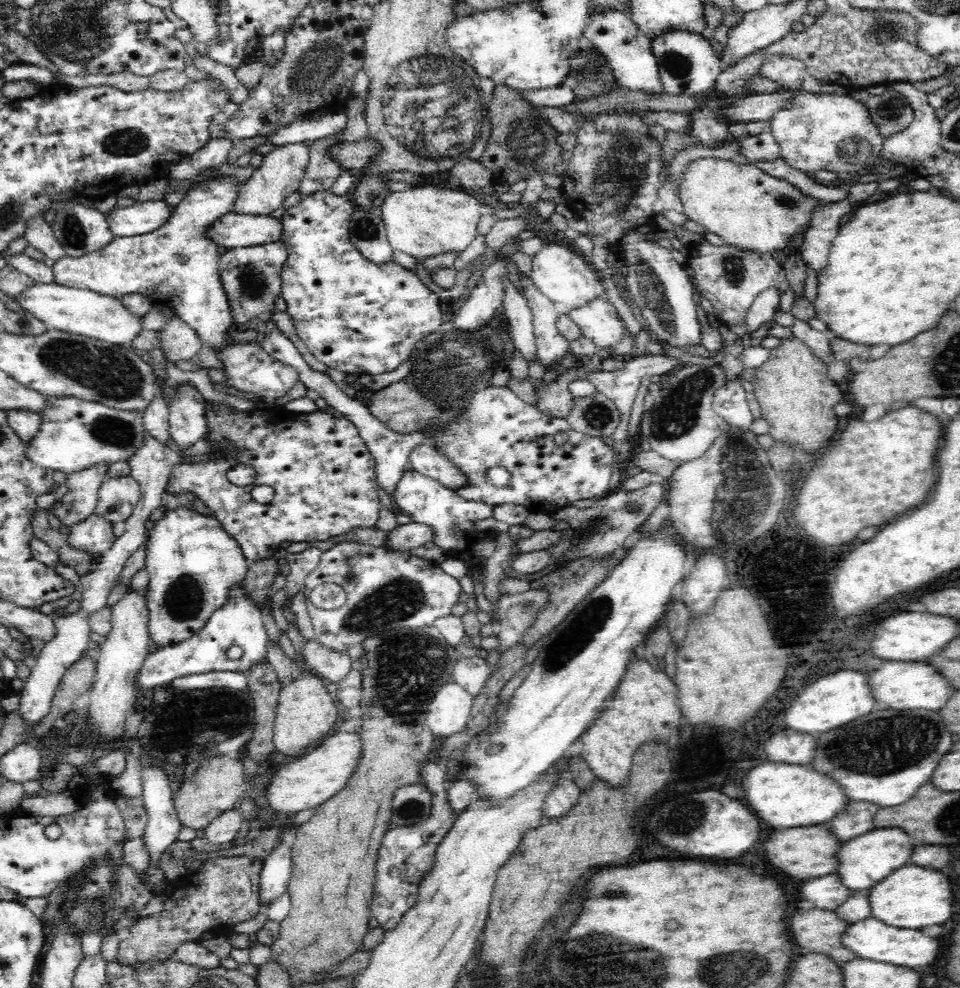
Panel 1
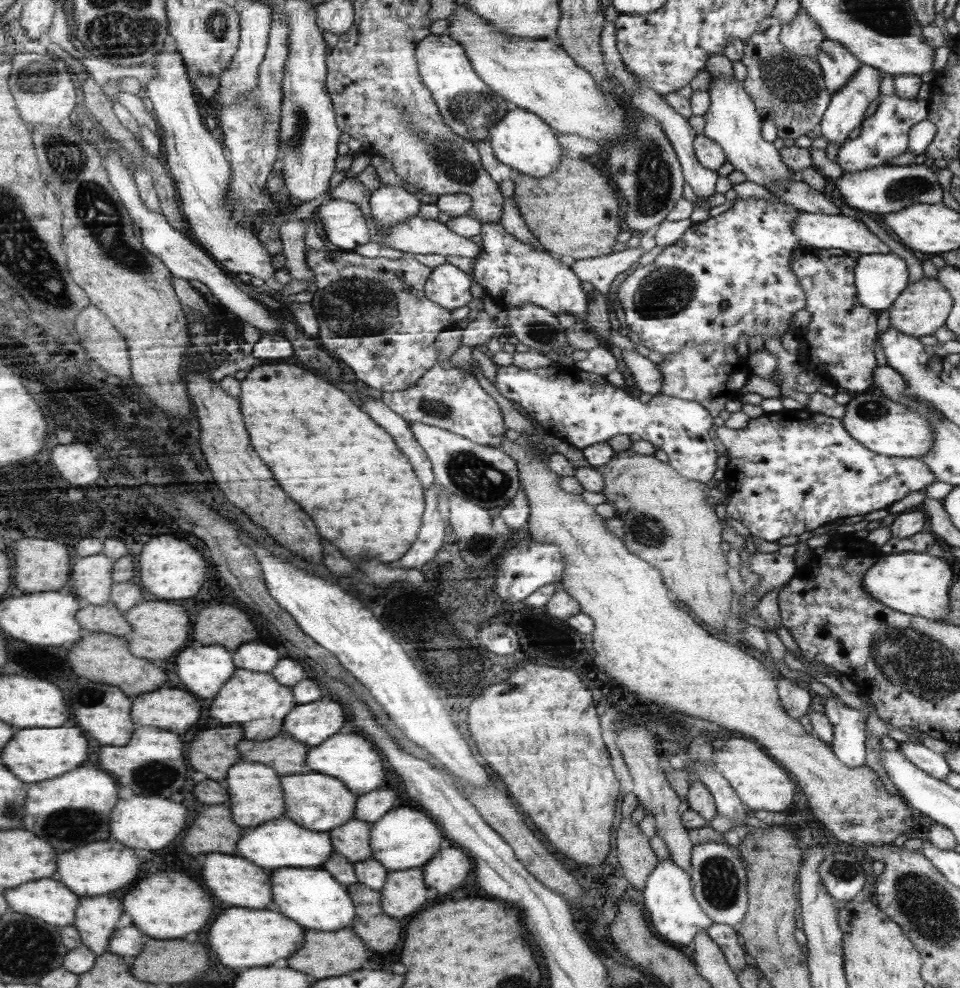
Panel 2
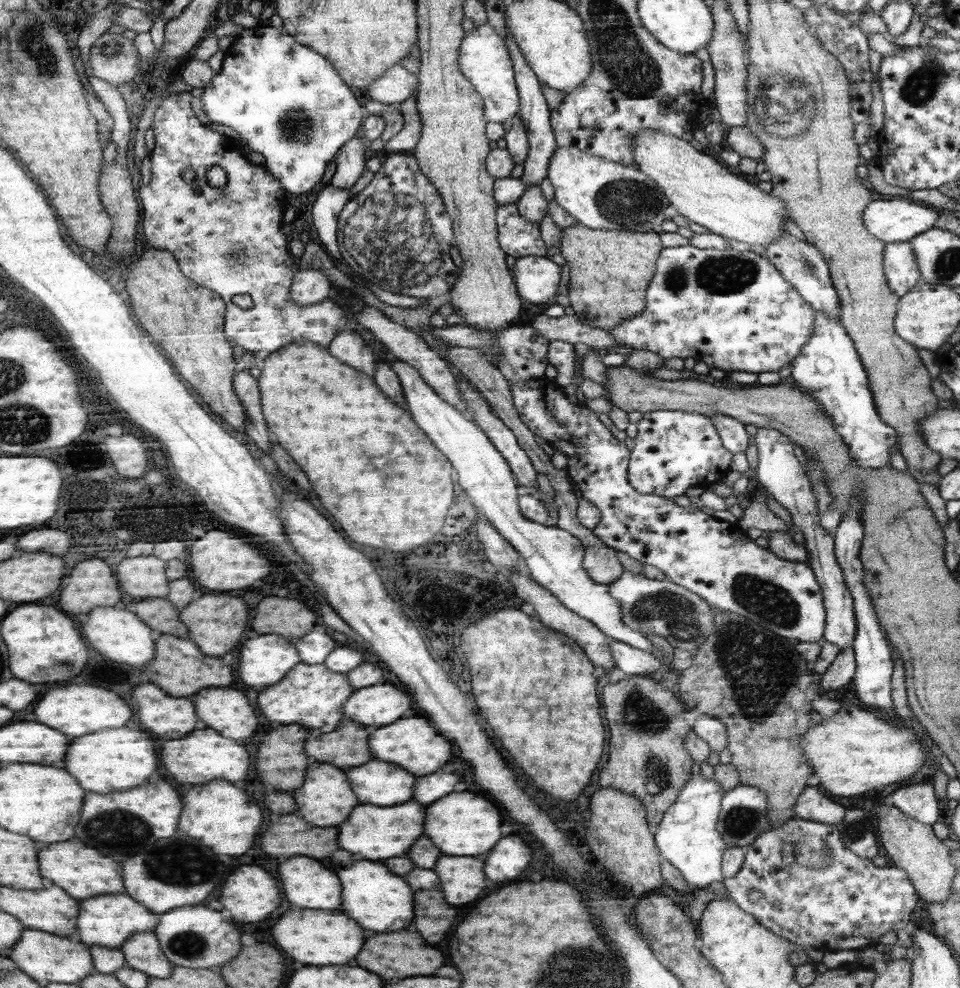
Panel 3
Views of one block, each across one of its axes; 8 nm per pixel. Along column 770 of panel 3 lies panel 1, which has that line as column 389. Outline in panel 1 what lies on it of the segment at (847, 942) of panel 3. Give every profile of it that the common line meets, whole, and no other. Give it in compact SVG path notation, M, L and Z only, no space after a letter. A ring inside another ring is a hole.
M426 760L426 764L420 768L420 775L422 778L419 779L418 784L424 785L426 790L432 793L431 815L407 827L392 826L383 836L382 844L378 850L370 912L385 931L394 928L402 914L415 901L419 878L433 863L436 846L457 818L456 815L451 814L450 806L447 806L446 764L442 761L434 763Z

